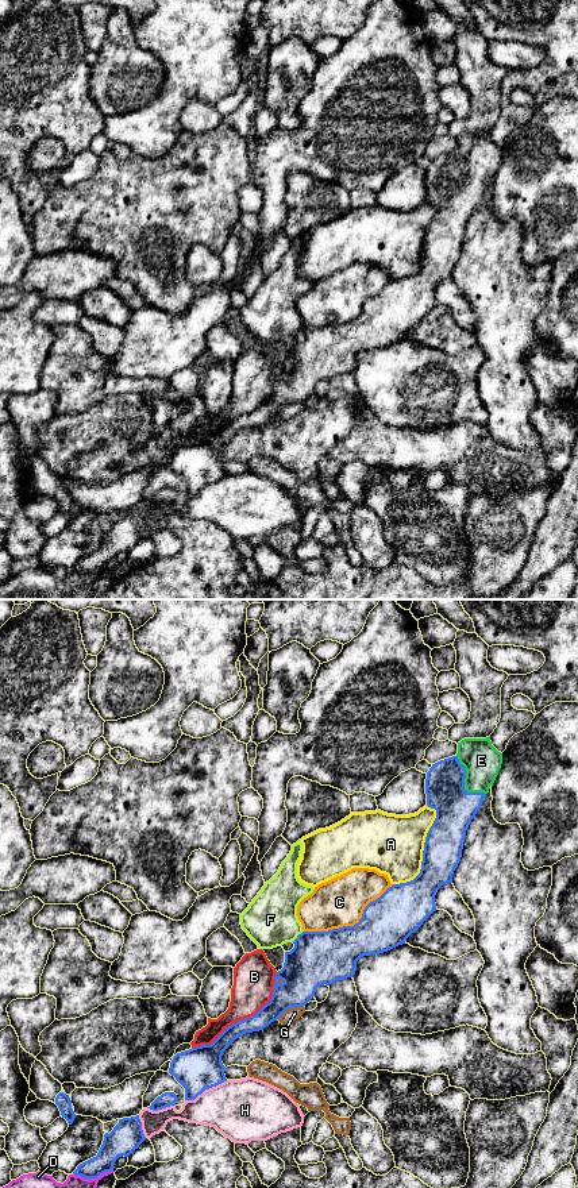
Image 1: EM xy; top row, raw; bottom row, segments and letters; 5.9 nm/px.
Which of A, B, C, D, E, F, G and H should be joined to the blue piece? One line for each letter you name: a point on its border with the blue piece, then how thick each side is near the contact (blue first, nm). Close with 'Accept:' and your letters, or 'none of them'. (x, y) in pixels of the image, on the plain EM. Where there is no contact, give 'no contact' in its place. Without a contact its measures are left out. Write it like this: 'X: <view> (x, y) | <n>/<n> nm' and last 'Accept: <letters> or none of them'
E: xy (463, 177) | 240/220 nm
Accept: E

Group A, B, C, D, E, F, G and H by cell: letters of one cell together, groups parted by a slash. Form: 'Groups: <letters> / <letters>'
Groups: A / B / C / D / E / F / G / H

